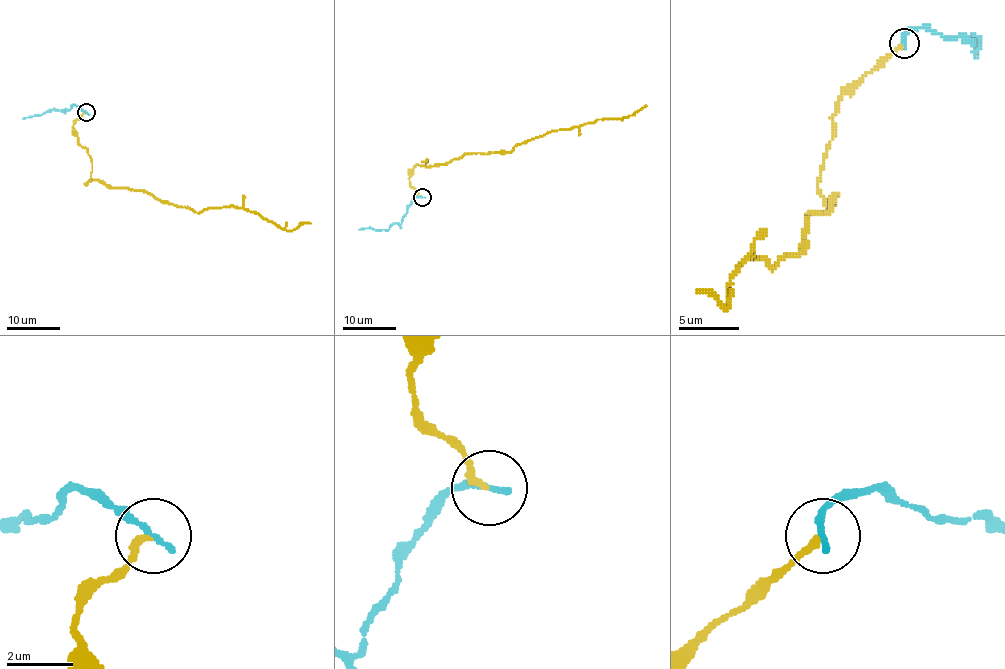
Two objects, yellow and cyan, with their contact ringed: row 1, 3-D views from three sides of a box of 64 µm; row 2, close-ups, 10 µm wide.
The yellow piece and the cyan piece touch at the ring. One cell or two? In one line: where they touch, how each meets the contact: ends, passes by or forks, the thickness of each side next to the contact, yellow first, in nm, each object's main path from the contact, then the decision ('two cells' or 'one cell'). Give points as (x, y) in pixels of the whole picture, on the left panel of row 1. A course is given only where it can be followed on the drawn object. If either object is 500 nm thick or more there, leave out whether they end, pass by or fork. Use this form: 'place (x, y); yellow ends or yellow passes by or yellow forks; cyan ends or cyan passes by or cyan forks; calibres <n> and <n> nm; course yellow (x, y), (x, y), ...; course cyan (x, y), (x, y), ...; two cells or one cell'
place (86, 112); yellow ends; cyan ends; calibres 220 and 200 nm; course yellow (85, 112), (73, 132), (92, 163), (88, 182), (147, 191), (197, 212), (237, 206), (287, 230), (311, 223); course cyan (85, 112), (76, 105), (22, 118); two cells

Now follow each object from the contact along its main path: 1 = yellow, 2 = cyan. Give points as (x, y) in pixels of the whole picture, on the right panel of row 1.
1: (905, 42), (832, 118), (817, 190), (835, 196), (802, 250), (772, 269), (751, 253), (724, 308), (700, 293)
2: (905, 42), (905, 36), (917, 27), (965, 36), (962, 39), (977, 39), (977, 57)

